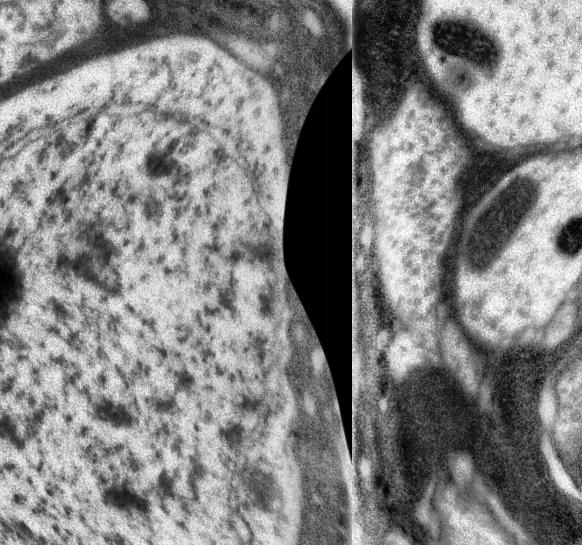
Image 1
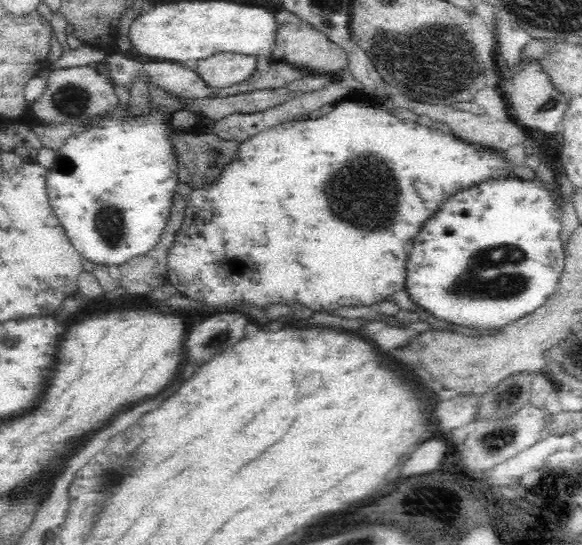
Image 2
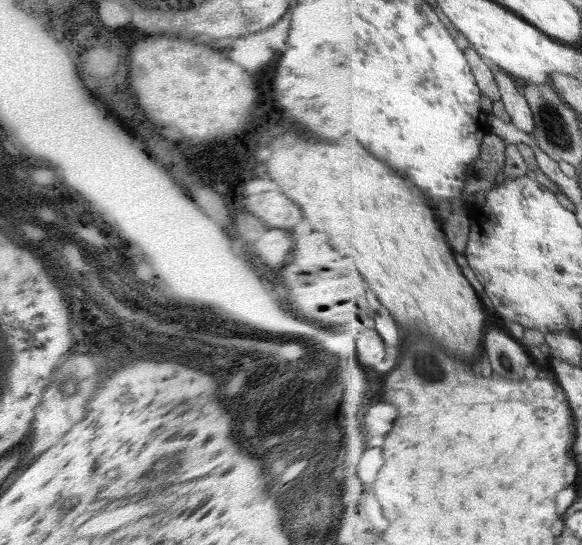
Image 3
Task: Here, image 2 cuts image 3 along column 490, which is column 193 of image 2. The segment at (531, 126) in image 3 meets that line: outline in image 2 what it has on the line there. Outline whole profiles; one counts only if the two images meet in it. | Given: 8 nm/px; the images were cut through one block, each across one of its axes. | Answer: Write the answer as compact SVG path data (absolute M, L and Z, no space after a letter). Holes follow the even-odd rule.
M220 51L193 62L200 75L216 89L242 82L256 70L257 56L234 51Z

